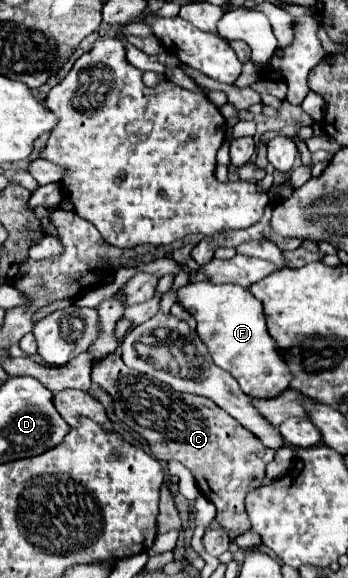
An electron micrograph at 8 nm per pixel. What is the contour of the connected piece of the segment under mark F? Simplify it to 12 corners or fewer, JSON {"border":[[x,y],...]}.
{"border":[[188,283],[214,363],[256,399],[292,373],[262,303],[240,285]]}

